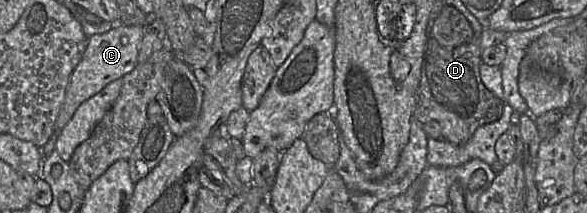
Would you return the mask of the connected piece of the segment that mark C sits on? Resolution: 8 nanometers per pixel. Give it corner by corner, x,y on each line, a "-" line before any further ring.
123,24
116,26
106,33
89,37
83,57
70,76
64,101
55,122
54,132
62,131
84,101
97,94
110,82
131,72
138,64
138,50
145,33
145,27

